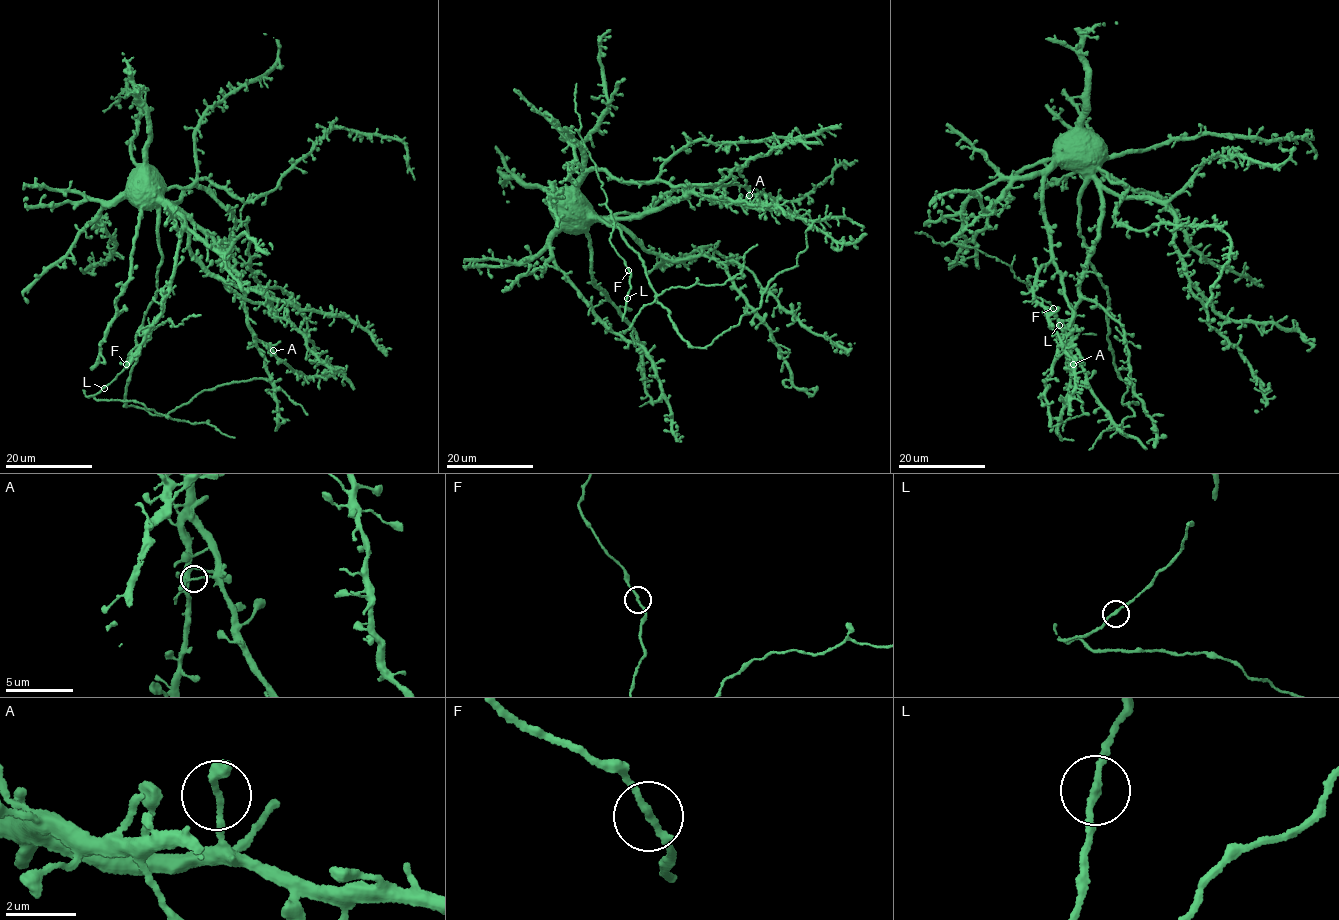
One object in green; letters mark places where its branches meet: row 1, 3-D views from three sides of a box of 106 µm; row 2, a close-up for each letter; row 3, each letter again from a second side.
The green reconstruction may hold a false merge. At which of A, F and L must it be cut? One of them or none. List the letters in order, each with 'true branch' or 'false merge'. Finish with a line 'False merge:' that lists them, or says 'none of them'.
A: true branch
F: true branch
L: true branch
False merge: none of them

